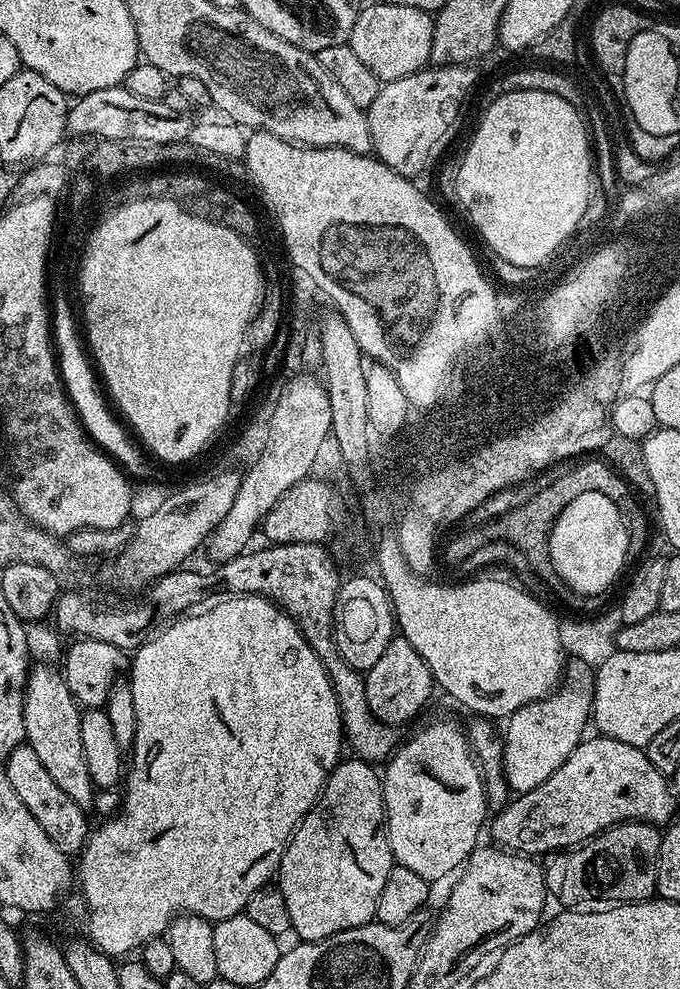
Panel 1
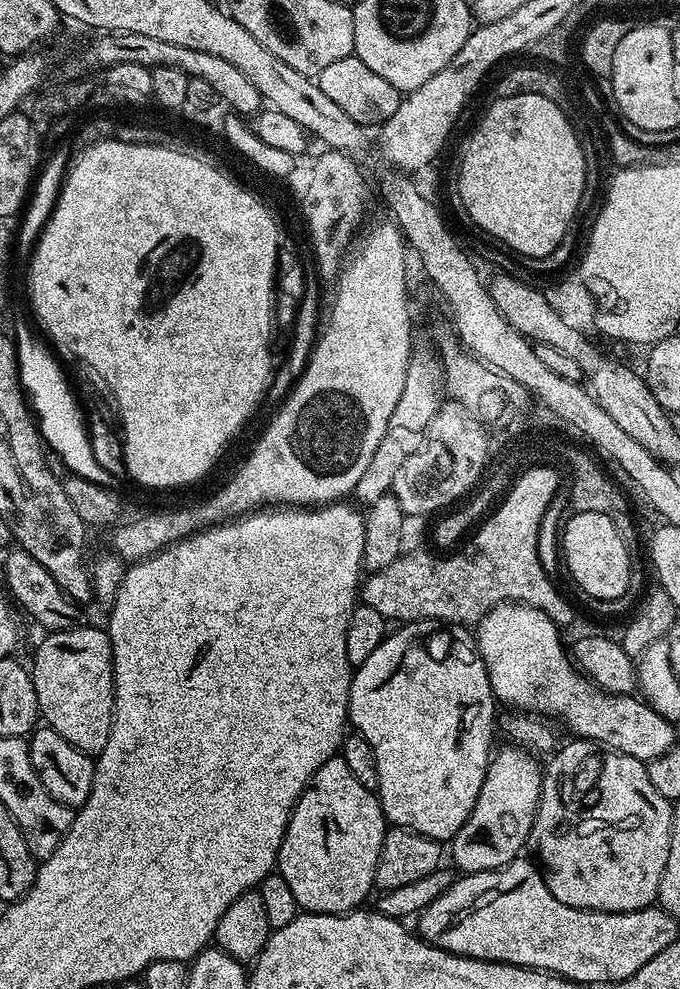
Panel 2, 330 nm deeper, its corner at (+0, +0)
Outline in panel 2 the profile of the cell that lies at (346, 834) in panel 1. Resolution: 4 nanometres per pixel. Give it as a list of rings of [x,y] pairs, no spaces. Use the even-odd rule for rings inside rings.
[[[337,754],[325,762],[313,774],[312,781],[293,806],[276,859],[276,868],[294,893],[297,909],[331,916],[359,909],[363,905],[360,903],[368,895],[373,895],[385,831],[386,821],[379,795],[373,789],[362,786],[362,782],[350,774],[350,766],[346,766],[343,755]]]

